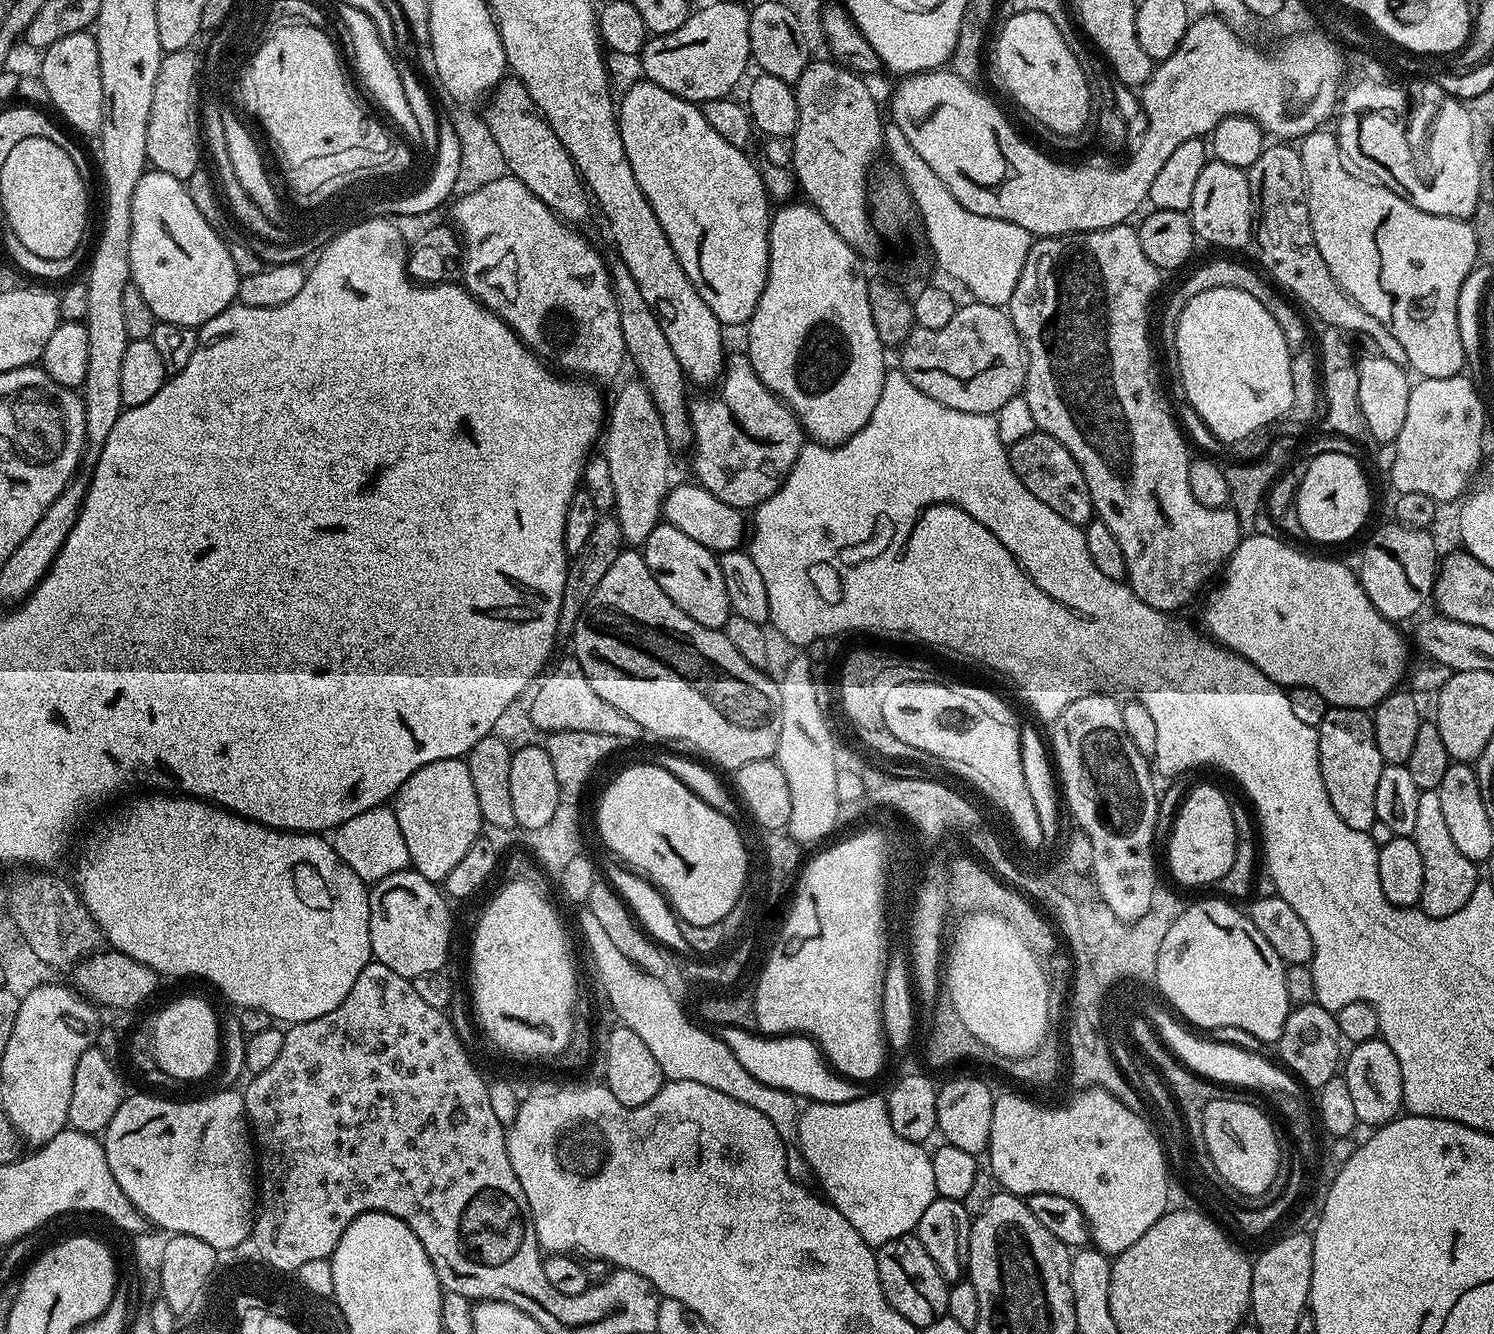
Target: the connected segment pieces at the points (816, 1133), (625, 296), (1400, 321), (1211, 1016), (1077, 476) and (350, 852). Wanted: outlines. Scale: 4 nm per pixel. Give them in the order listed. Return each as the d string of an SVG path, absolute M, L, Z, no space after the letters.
M865 1094L859 1096L854 1102L842 1102L841 1104L817 1104L815 1102L807 1105L808 1109L801 1111L798 1116L798 1123L795 1128L795 1135L800 1135L798 1147L807 1162L811 1175L816 1175L816 1180L820 1183L819 1191L823 1193L829 1204L832 1204L838 1210L838 1214L842 1214L842 1218L846 1218L846 1222L850 1222L850 1226L854 1226L854 1230L858 1230L858 1234L862 1234L862 1238L873 1249L883 1246L886 1242L890 1242L899 1236L906 1236L915 1233L918 1222L922 1222L922 1213L930 1207L930 1202L936 1200L936 1187L934 1186L934 1166L929 1149L924 1144L915 1144L906 1138L902 1138L902 1134L898 1134L898 1130L894 1130L894 1126L890 1126L890 1114L888 1113L888 1102L883 1095L871 1096Z
M615 254L607 257L608 273L612 279L614 302L618 302L618 322L622 322L622 338L624 350L630 364L640 371L639 379L653 399L658 414L661 415L663 429L671 447L688 448L692 442L692 417L690 415L689 385L678 358L674 358L674 350L670 350L670 342L666 342L666 334L662 334L662 326L658 326L658 318L654 318L654 310L642 298L642 290L638 290L638 282L630 278L630 270L626 270L626 262Z
M1328 130L1311 132L1299 141L1298 147L1302 170L1306 170L1314 242L1318 242L1318 251L1326 266L1330 266L1330 274L1334 274L1340 289L1358 302L1366 314L1378 318L1378 322L1382 322L1382 326L1386 326L1390 334L1398 338L1402 350L1406 350L1407 367L1413 373L1420 372L1416 374L1426 380L1461 375L1465 371L1466 361L1462 338L1458 334L1458 294L1478 264L1476 231L1468 220L1453 220L1418 210L1418 206L1414 206L1406 197L1350 170L1342 159L1335 135L1324 131Z
M1215 899L1200 900L1197 904L1189 903L1175 919L1158 950L1155 987L1160 987L1161 994L1173 1005L1168 1004L1189 1025L1197 1024L1200 1028L1237 1028L1264 1044L1275 1045L1282 1034L1282 1026L1286 1026L1290 1011L1284 977L1286 965L1274 946L1270 946L1270 942L1262 938L1262 930L1254 926L1247 914L1241 909L1239 912L1232 905L1235 903L1227 899Z
M1039 430L1032 432L1009 447L1009 460L1018 480L1066 522L1085 527L1095 517L1093 499L1081 467L1057 439Z
M387 805L356 814L354 818L340 824L332 836L336 853L366 884L373 884L388 874L405 871L411 863L395 811Z

